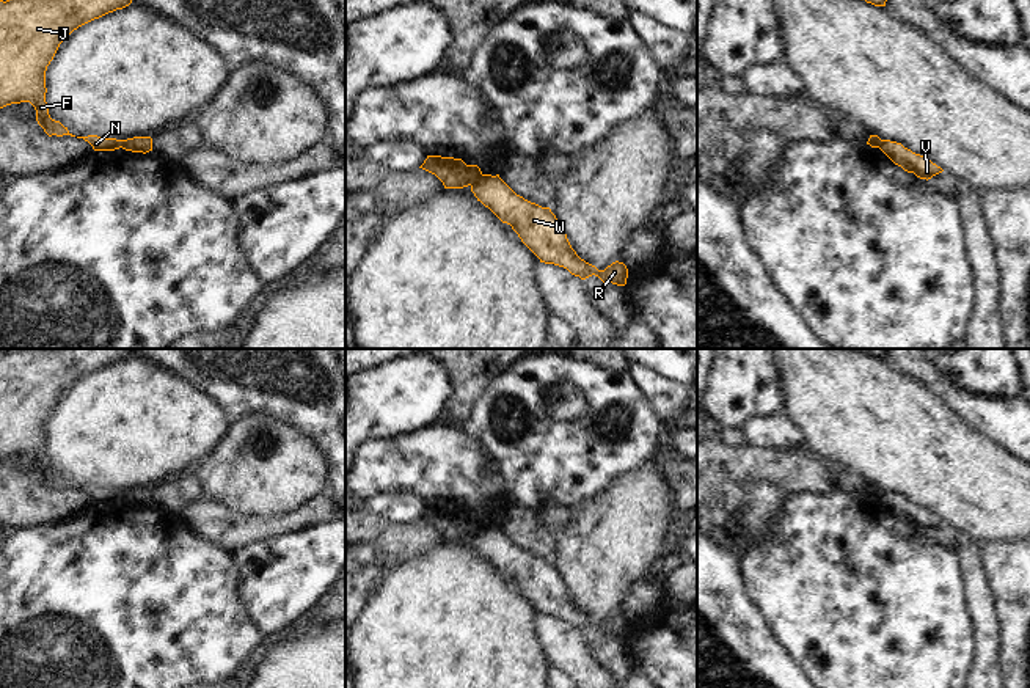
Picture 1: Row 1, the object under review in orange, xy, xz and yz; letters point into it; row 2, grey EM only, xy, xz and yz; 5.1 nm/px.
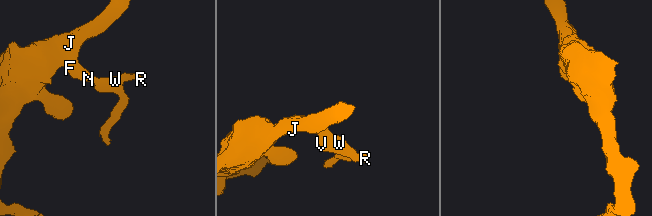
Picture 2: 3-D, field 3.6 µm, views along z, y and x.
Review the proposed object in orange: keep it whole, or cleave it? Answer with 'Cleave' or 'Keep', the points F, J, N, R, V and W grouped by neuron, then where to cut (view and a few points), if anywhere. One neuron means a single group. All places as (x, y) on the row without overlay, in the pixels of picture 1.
Cleave. Groups: F J N / R V W. Split along xz (482, 526), (470, 536).

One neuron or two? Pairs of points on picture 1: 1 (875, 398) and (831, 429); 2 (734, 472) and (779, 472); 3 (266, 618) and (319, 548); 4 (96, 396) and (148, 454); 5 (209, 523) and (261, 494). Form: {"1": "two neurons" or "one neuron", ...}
{"1": "one neuron", "2": "one neuron", "3": "one neuron", "4": "one neuron", "5": "two neurons"}

